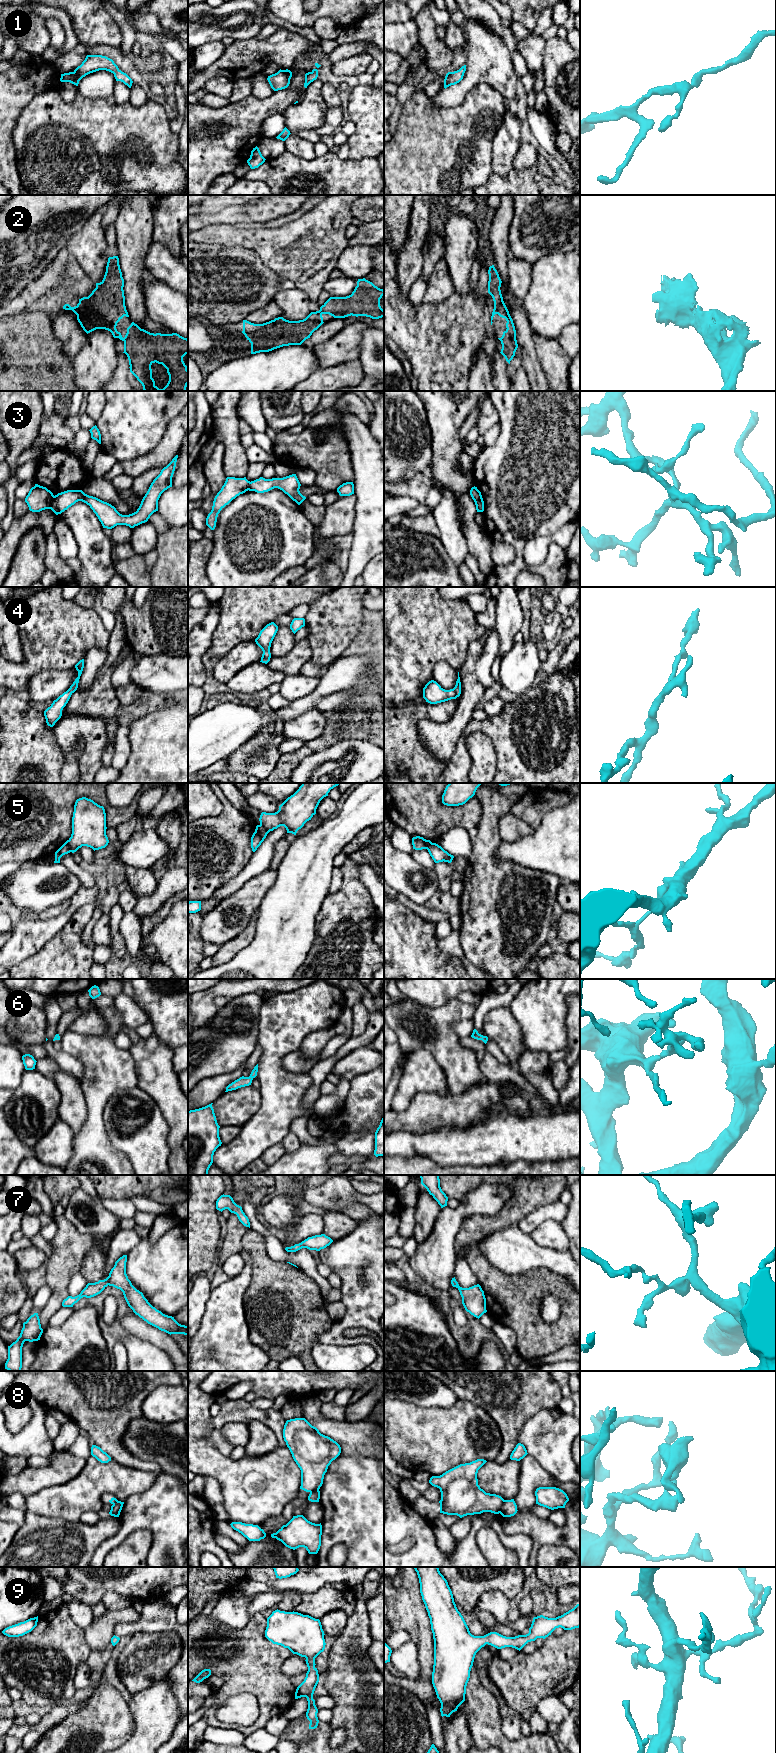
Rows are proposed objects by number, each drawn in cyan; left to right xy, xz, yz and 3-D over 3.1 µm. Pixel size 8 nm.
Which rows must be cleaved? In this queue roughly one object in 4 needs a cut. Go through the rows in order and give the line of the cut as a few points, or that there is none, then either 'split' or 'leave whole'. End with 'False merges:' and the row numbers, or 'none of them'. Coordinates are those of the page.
1: no cut | leave whole
2: no cut | leave whole
3: xy (54, 496), (49, 508) | split
4: no cut | leave whole
5: xy (65, 842), (71, 851) | split
6: no cut | leave whole
7: no cut | leave whole
8: yz (505, 1500), (499, 1512) | split
9: no cut | leave whole
False merges: 3, 5, 8

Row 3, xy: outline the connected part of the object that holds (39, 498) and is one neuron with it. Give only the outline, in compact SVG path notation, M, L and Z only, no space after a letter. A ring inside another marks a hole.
M35 484L25 498L29 510L32 512L40 512L45 509L50 509L54 495L46 487Z

